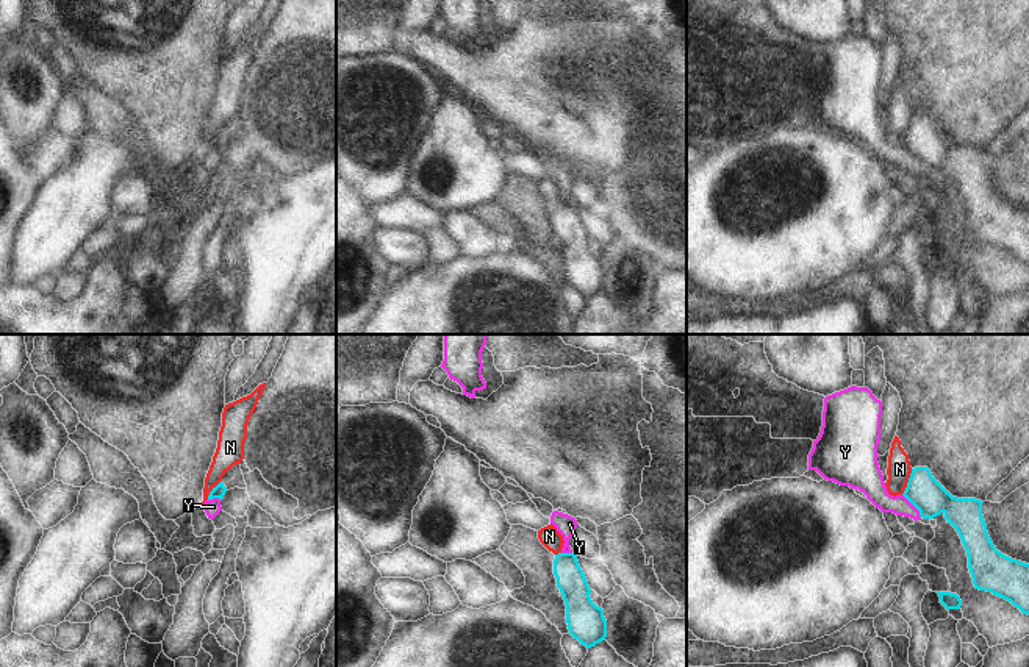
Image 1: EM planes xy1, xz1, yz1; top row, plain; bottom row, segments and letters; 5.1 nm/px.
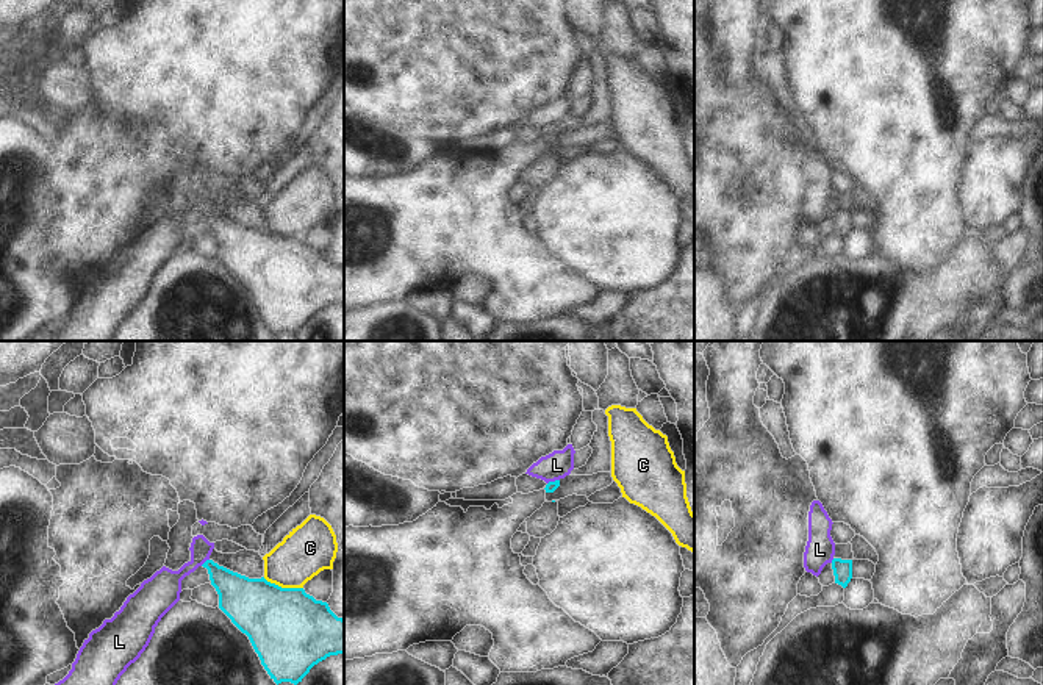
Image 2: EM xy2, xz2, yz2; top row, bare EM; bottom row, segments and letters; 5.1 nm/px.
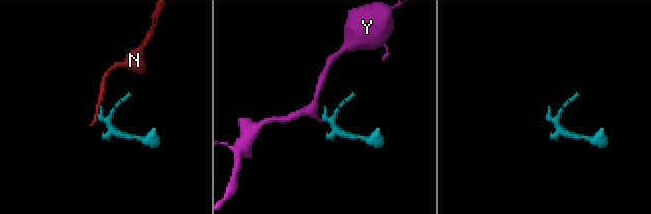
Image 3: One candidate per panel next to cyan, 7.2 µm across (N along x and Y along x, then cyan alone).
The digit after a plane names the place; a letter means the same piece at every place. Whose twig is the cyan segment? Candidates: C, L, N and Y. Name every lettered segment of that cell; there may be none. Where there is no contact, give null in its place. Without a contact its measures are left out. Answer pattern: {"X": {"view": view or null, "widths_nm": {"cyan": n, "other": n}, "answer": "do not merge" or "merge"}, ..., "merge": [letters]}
{"C": {"view": "xy2", "widths_nm": {"cyan": 420, "other": 260}, "answer": "do not merge"}, "L": {"view": "xy2", "widths_nm": {"cyan": 220, "other": 170}, "answer": "do not merge"}, "N": {"view": "yz1", "widths_nm": {"cyan": 180, "other": 120}, "answer": "do not merge"}, "Y": {"view": "yz1", "widths_nm": {"cyan": 180, "other": 140}, "answer": "do not merge"}, "merge": []}

